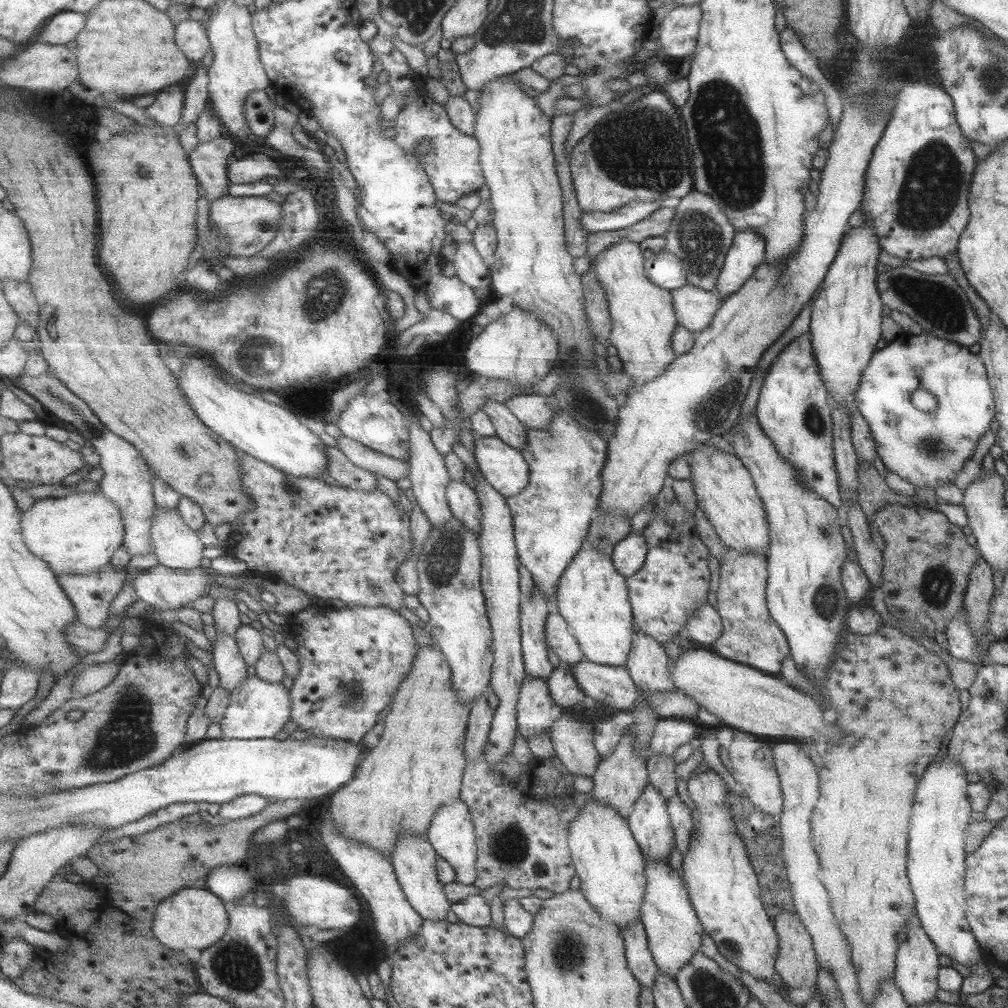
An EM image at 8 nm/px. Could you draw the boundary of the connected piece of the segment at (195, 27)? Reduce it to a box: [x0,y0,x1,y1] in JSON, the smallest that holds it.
[178,20,213,62]

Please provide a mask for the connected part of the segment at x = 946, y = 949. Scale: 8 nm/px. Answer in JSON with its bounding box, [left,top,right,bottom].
[907,754,983,969]

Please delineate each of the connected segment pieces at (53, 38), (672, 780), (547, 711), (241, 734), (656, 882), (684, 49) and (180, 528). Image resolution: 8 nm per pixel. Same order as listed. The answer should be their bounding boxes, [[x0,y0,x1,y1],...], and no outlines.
[[38,10,89,45],[647,753,677,804],[519,674,566,739],[222,675,294,739],[641,860,705,977],[654,5,703,59],[152,508,206,570]]

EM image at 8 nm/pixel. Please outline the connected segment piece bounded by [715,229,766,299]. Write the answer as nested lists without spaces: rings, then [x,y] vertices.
[[[753,230],[736,231],[732,246],[727,252],[722,270],[715,282],[719,298],[728,298],[755,273],[765,262],[764,237]]]

